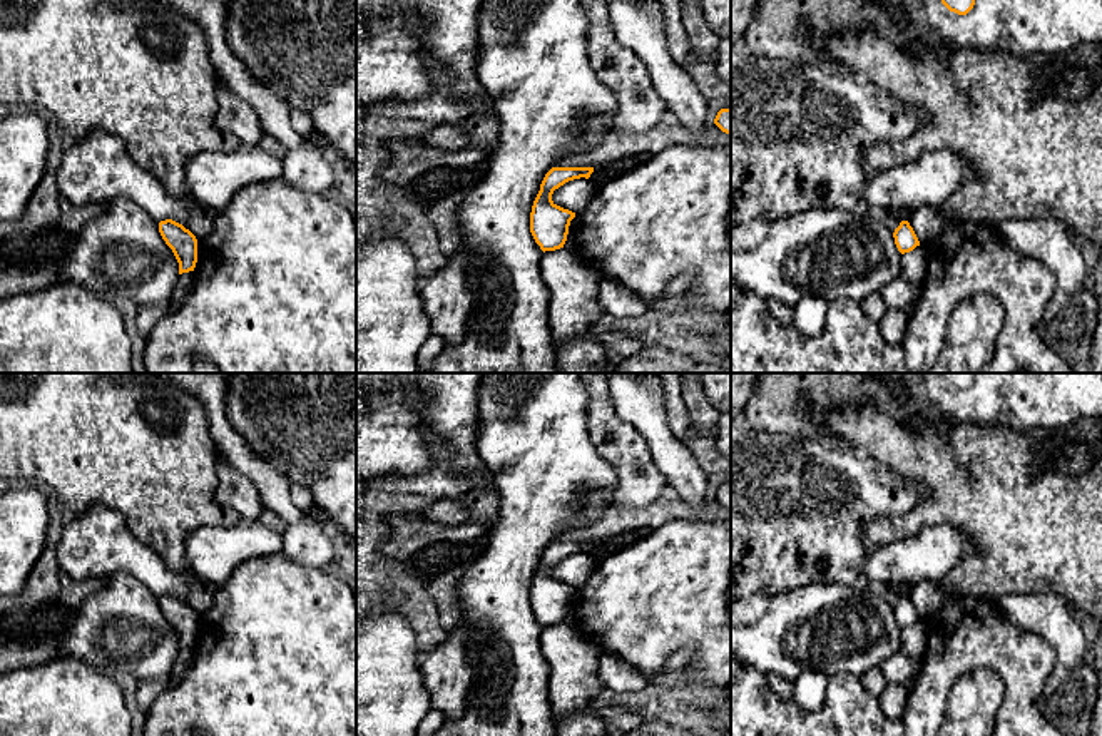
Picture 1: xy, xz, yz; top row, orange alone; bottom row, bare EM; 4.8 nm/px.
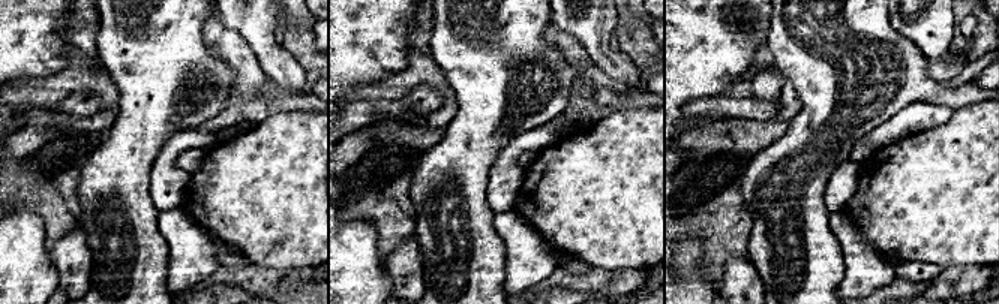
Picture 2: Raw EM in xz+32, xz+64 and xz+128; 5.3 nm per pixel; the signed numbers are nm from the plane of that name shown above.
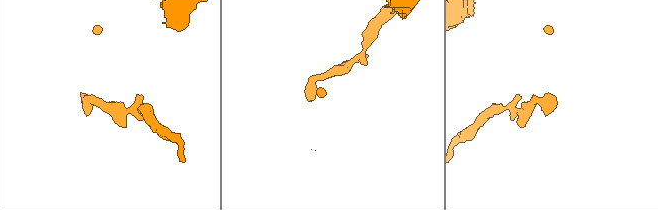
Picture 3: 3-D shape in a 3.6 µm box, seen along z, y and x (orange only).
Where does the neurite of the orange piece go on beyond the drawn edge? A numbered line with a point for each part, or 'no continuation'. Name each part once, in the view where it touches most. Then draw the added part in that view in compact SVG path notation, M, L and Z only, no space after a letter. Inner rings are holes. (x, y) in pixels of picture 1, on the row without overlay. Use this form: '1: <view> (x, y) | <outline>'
1: yz (1025, 402) | M920 373L928 403L941 427L1003 425L1020 433L1050 433L1089 427L1102 418L1102 373L975 373L967 390L950 386L940 373Z

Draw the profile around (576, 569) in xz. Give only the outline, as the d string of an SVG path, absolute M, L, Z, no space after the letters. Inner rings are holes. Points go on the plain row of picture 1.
M580 552L569 555L555 564L552 569L552 575L564 584L582 589L595 567L597 562L594 560L594 557L590 554Z

